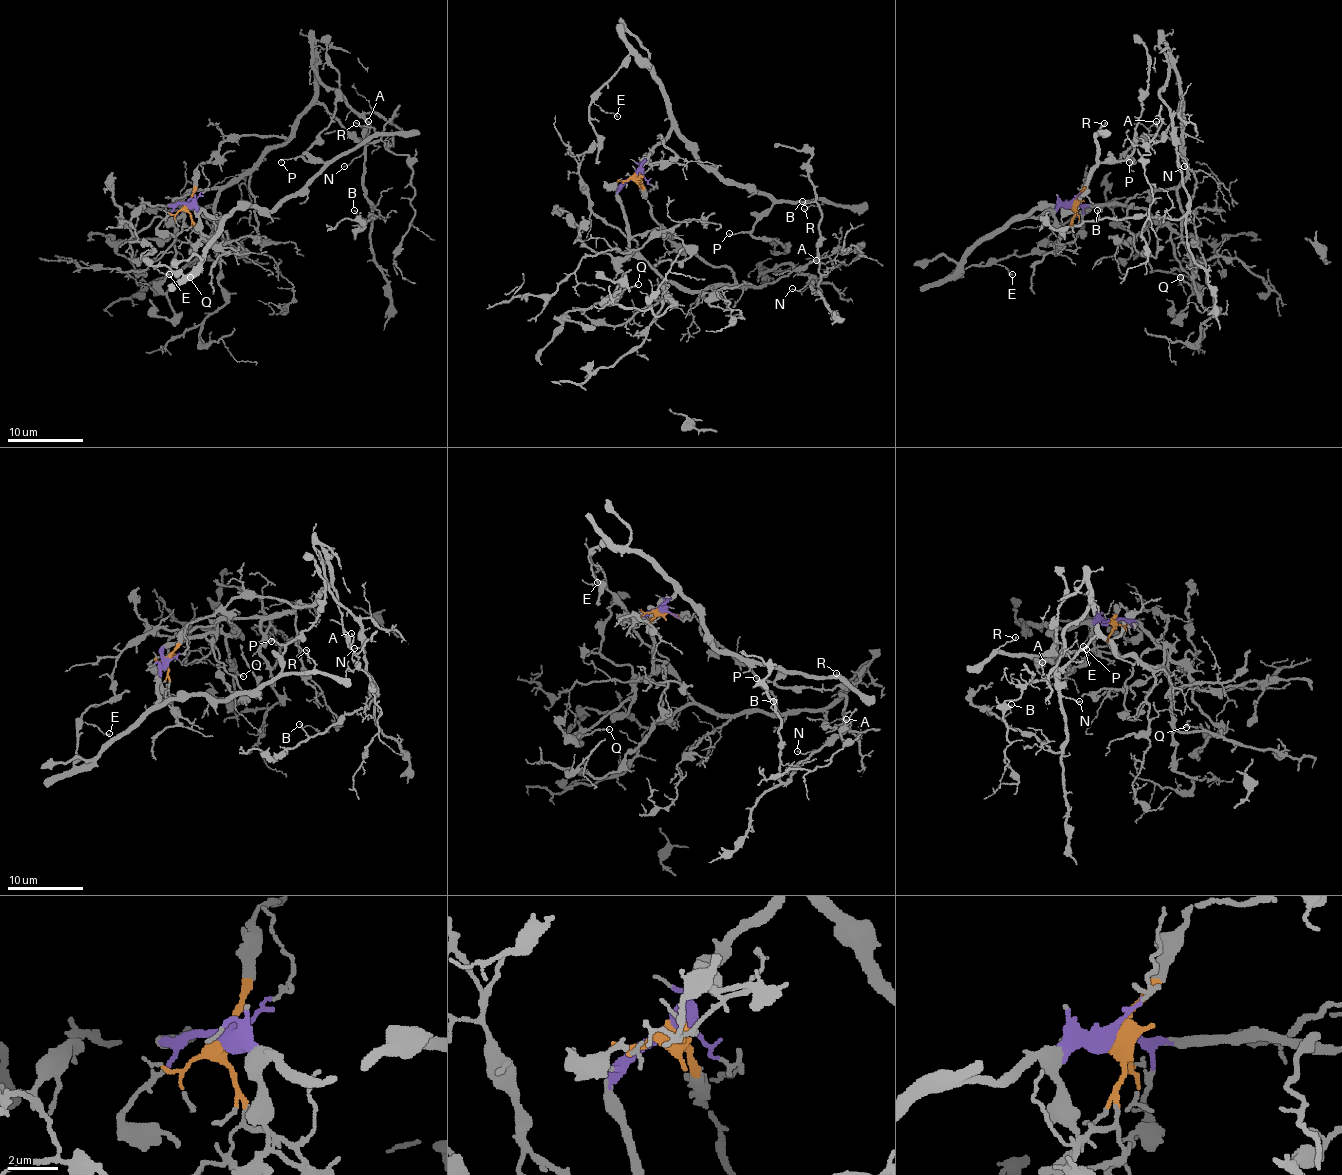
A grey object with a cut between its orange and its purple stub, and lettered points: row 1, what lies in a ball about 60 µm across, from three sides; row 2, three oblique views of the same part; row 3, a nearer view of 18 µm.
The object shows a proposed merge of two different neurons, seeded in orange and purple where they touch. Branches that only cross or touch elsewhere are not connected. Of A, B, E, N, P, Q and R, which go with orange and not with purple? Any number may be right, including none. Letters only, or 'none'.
A, B, N

